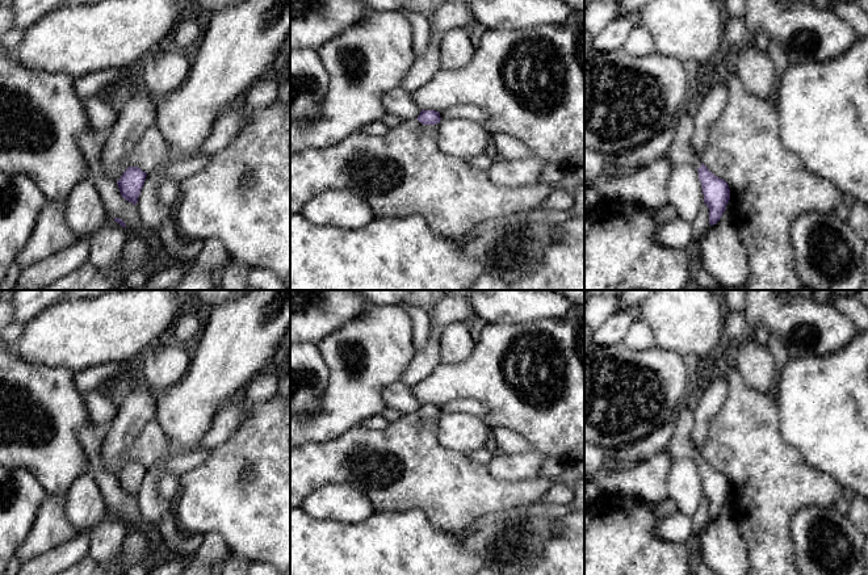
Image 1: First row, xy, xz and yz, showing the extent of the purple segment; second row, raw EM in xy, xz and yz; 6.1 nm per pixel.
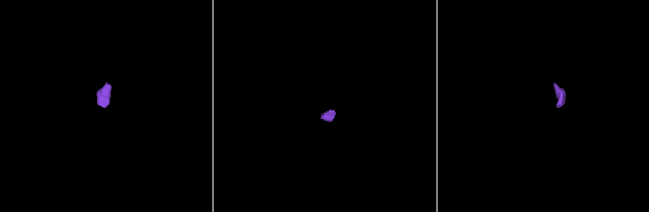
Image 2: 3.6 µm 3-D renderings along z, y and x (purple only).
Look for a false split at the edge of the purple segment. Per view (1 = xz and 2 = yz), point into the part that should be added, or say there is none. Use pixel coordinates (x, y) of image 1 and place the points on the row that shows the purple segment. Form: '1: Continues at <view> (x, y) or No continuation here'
1: No continuation here
2: Continues at yz (680, 150)

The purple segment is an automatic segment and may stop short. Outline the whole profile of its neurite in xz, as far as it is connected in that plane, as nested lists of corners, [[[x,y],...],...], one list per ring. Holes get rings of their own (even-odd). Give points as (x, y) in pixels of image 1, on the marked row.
[[[422,110],[416,119],[423,125],[436,125],[441,121],[441,117],[436,110]]]

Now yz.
[[[685,105],[674,123],[674,139],[662,158],[672,164],[692,164],[697,168],[704,202],[709,209],[709,224],[716,224],[726,210],[730,189],[725,180],[713,175],[697,156],[692,138],[695,131],[695,114],[692,105]]]

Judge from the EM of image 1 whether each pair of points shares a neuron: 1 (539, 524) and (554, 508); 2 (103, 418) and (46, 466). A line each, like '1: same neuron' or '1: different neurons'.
1: different neurons
2: different neurons

